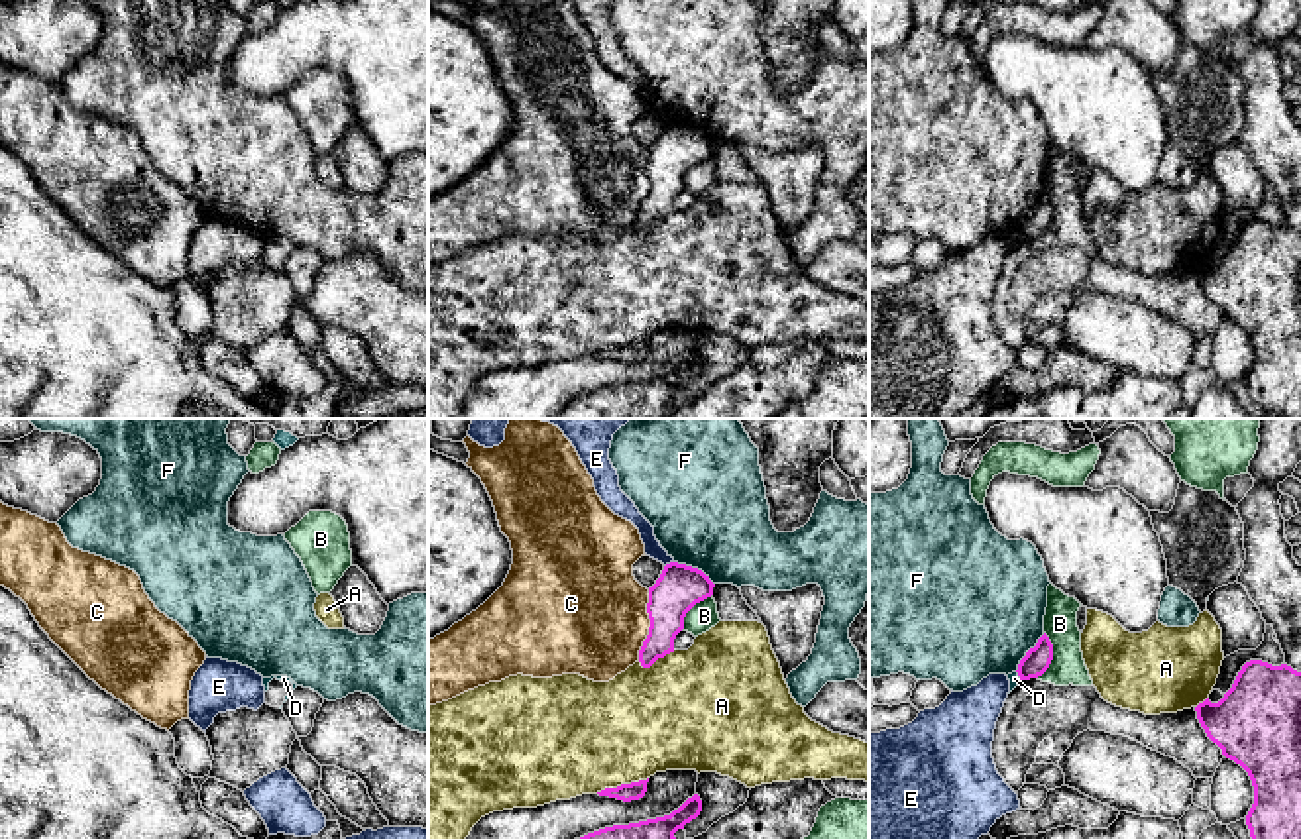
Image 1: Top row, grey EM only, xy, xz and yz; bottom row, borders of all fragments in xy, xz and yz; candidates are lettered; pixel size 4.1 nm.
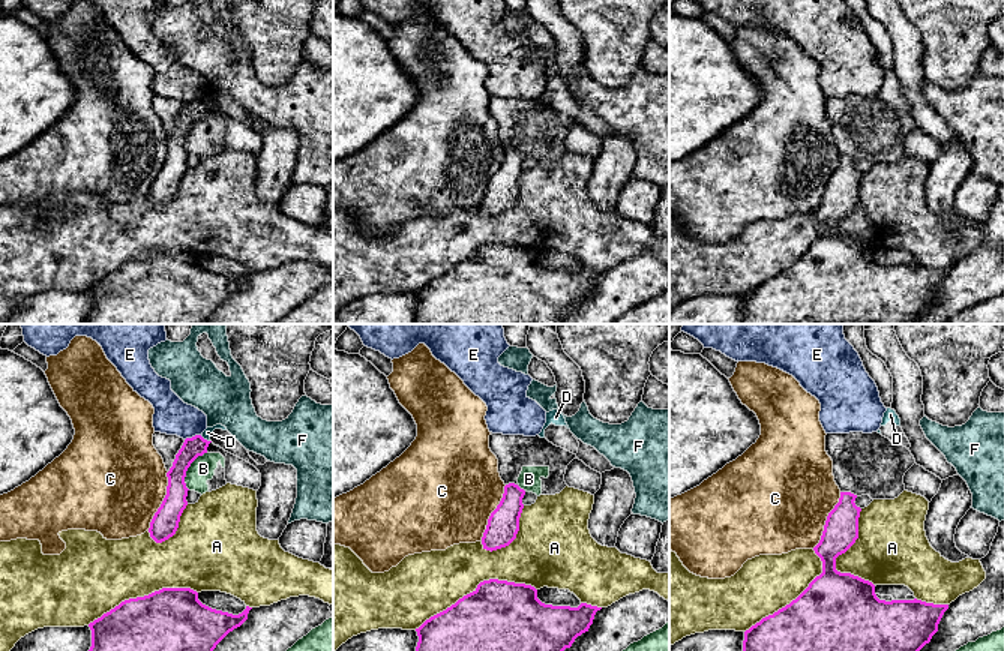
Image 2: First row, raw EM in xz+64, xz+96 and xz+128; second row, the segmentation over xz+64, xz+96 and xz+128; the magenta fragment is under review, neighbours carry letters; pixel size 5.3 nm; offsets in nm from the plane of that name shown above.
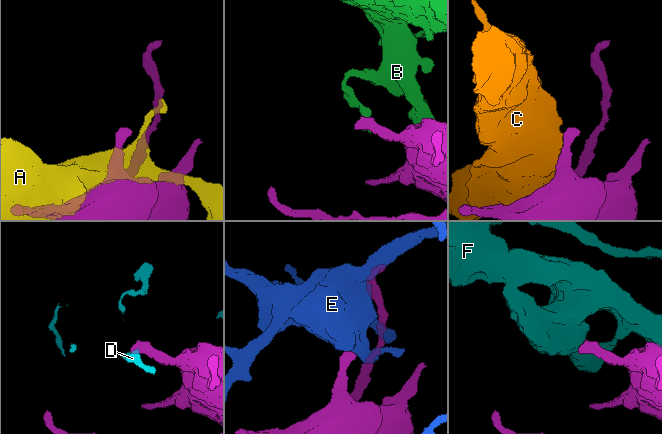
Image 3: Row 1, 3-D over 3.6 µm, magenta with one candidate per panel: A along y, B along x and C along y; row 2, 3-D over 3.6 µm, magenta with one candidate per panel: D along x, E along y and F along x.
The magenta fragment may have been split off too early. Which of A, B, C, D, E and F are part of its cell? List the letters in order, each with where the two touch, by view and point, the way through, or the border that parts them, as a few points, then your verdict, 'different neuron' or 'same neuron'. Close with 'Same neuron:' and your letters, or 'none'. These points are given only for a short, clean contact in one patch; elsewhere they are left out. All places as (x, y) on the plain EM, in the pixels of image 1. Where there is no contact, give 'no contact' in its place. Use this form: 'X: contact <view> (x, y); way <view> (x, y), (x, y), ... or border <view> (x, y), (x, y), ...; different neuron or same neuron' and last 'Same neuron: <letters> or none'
A: contact xz (622, 344); different neuron
B: contact yz (1052, 215); different neuron
C: contact xz (651, 185); different neuron
D: contact yz (1018, 234); different neuron
E: contact xz (671, 122); different neuron
F: contact xz (694, 128); different neuron
Same neuron: none

